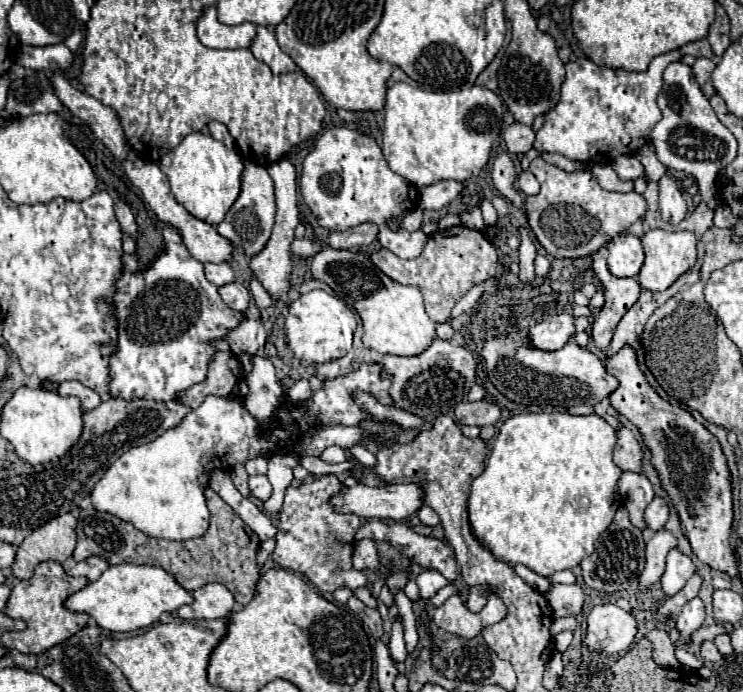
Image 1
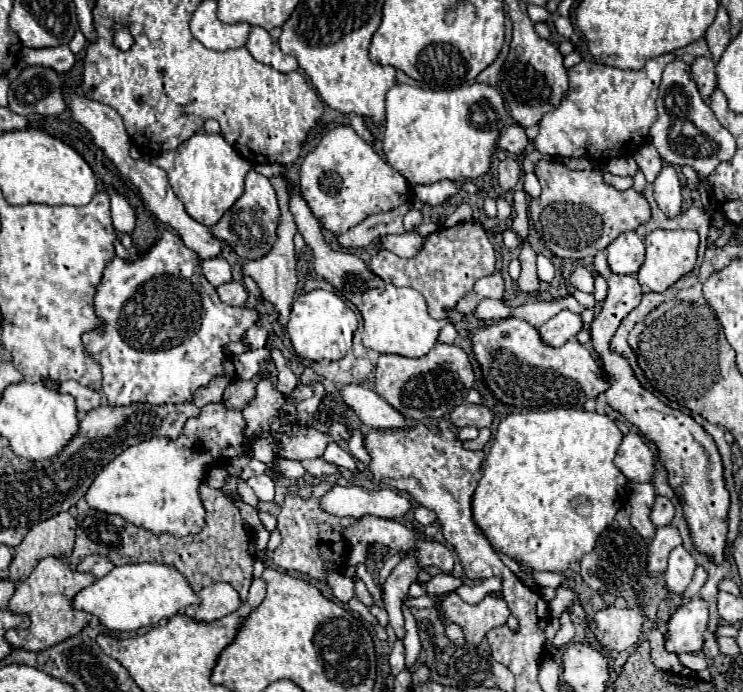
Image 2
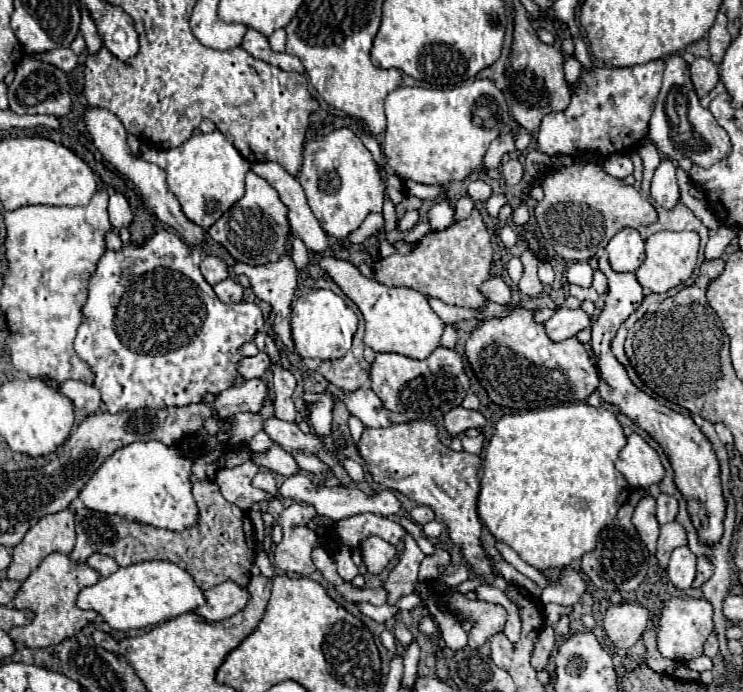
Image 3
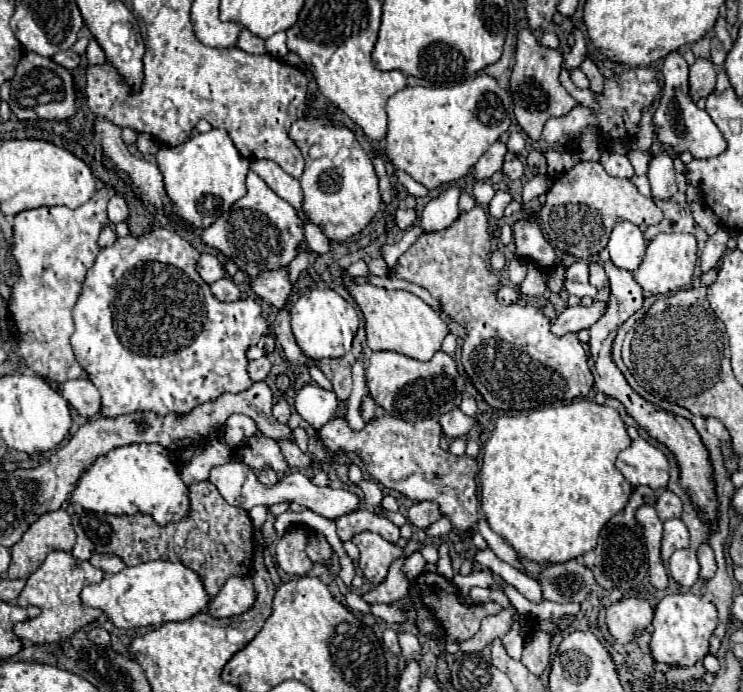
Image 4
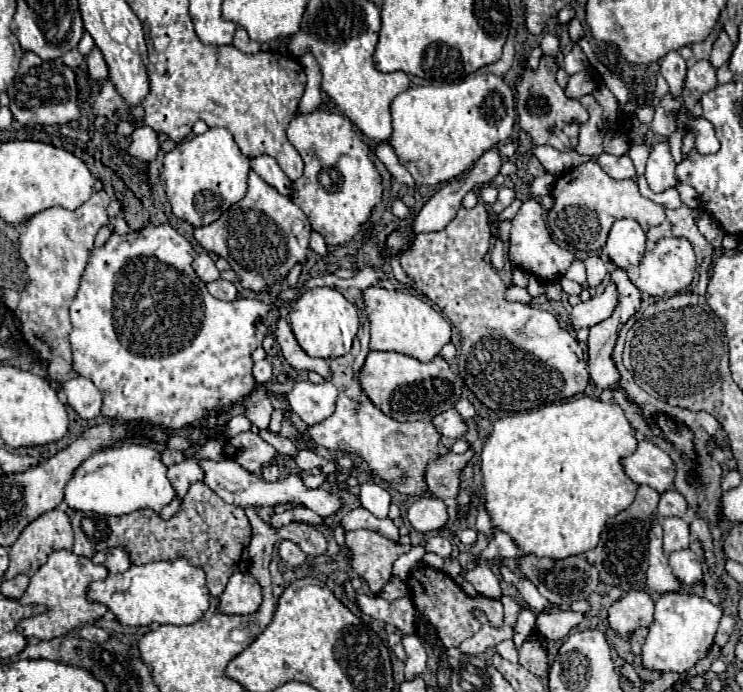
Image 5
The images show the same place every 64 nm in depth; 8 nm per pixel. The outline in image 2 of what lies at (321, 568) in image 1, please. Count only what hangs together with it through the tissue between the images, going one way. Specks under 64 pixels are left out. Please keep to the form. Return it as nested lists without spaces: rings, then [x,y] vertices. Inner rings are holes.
[[[320,482],[318,486],[312,488],[312,496],[306,500],[298,494],[288,494],[286,496],[286,506],[282,506],[280,514],[278,514],[278,530],[282,534],[282,542],[280,546],[274,550],[272,562],[280,568],[284,568],[286,572],[300,572],[306,574],[314,580],[324,582],[326,574],[324,574],[324,566],[342,570],[346,554],[348,554],[348,544],[342,536],[342,528],[354,524],[354,518],[338,518],[332,516],[324,510],[320,510],[320,496],[326,494],[326,490],[330,488],[328,482]]]

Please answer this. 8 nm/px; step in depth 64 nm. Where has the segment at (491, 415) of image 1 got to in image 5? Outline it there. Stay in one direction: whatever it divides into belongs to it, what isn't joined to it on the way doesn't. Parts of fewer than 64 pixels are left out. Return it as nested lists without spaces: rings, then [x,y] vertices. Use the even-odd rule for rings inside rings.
[[[454,408],[434,416],[432,424],[442,436],[448,436],[448,438],[460,438],[462,434],[466,434],[466,424]]]

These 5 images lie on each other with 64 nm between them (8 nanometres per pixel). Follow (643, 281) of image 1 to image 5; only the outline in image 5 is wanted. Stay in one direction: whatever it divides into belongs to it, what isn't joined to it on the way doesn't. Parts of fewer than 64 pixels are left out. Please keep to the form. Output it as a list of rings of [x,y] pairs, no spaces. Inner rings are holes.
[[[662,238],[652,252],[646,252],[640,266],[638,266],[638,278],[636,286],[656,298],[668,298],[674,294],[684,292],[696,272],[696,256],[692,250],[692,244],[684,238]]]

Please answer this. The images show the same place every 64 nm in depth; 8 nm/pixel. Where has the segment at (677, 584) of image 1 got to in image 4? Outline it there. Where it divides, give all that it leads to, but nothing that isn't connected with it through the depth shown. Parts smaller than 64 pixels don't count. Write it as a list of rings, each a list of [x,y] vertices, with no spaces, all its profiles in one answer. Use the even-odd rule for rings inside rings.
[[[676,550],[668,560],[668,572],[680,586],[694,586],[694,582],[700,578],[700,564],[696,550]]]

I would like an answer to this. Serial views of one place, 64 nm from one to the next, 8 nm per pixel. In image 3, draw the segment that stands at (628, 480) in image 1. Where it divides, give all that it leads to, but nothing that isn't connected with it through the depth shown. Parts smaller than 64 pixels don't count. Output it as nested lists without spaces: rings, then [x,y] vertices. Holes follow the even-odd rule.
[[[646,496],[638,502],[636,510],[634,510],[634,516],[632,516],[632,522],[634,526],[638,528],[638,534],[642,538],[642,542],[646,544],[648,552],[654,556],[654,550],[656,550],[656,542],[658,542],[658,530],[660,530],[660,524],[656,520],[656,514],[654,514],[656,506],[654,506],[654,498],[652,496]]]

